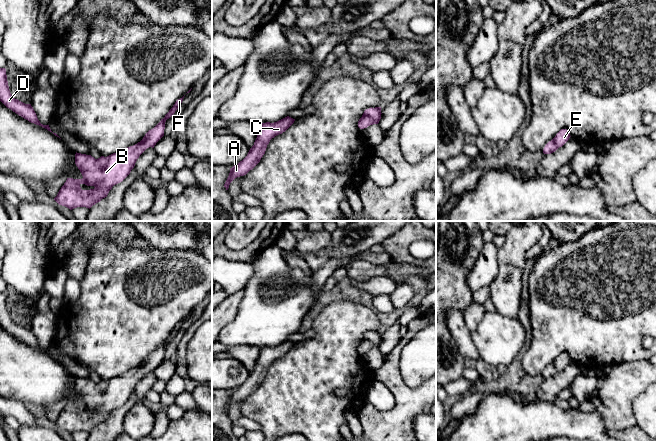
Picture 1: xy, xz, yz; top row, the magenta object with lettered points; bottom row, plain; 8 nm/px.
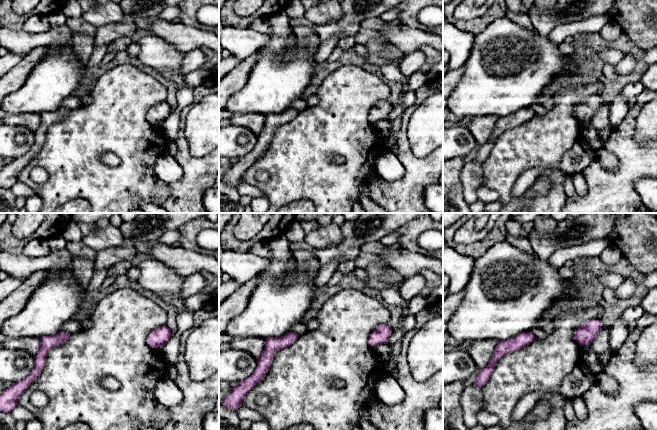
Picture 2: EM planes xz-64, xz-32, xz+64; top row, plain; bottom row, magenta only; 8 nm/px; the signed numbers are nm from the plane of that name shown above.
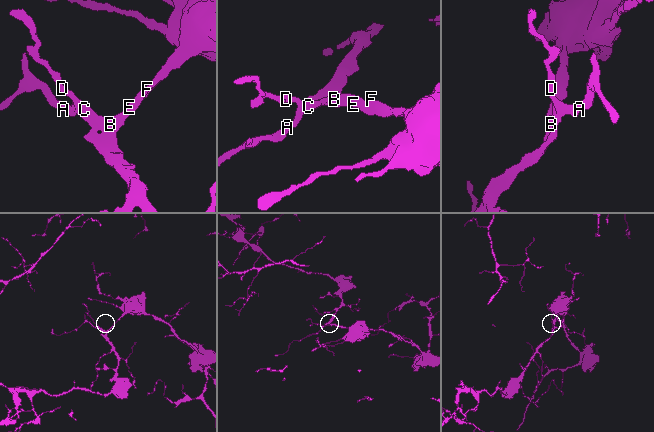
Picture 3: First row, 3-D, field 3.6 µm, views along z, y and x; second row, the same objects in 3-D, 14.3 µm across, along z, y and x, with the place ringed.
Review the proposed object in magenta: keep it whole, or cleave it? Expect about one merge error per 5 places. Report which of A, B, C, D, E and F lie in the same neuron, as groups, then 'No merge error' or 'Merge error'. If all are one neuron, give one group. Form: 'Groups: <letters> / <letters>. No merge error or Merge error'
Groups: A B C D E F. No merge error

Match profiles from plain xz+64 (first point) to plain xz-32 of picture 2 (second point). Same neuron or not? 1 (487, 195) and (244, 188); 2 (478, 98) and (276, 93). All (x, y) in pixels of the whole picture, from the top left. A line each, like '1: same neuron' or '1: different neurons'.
1: same neuron
2: same neuron

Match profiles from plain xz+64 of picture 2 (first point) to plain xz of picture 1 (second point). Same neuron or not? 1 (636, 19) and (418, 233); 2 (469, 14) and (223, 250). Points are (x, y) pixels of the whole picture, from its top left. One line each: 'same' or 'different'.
1: same
2: different

